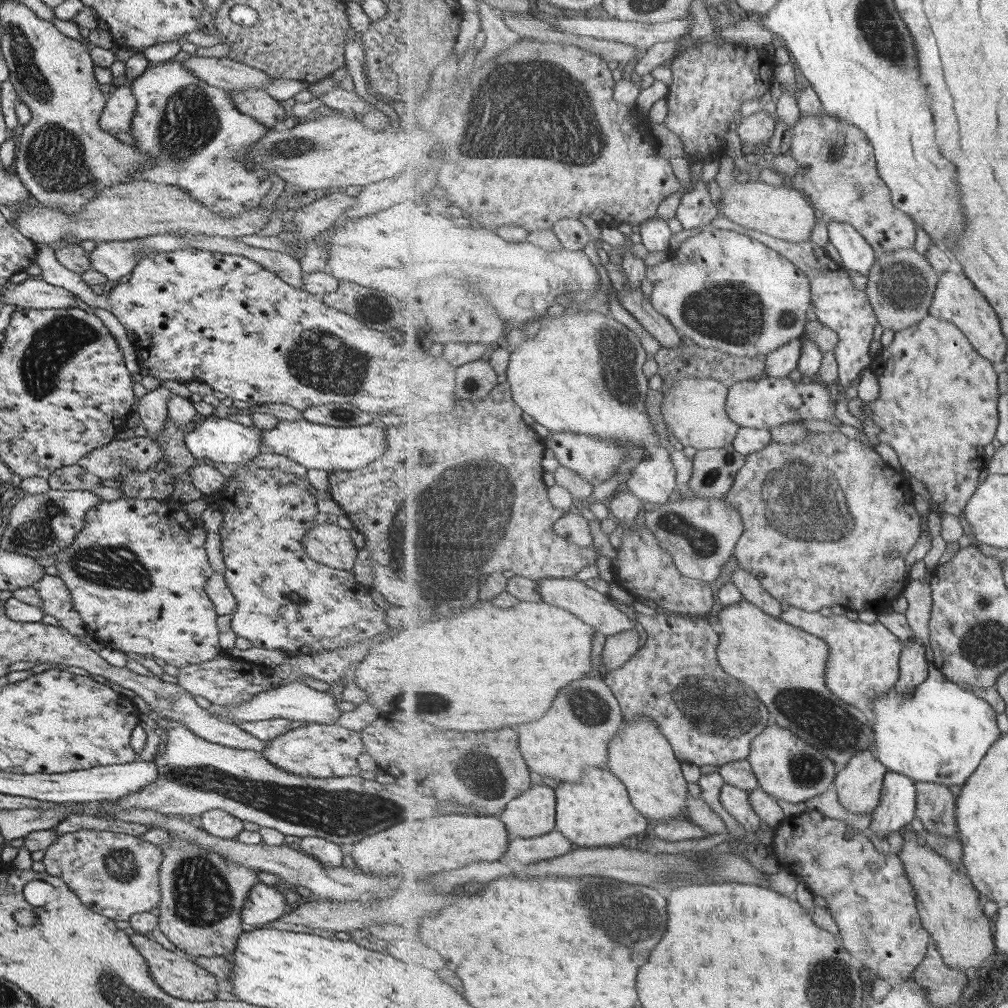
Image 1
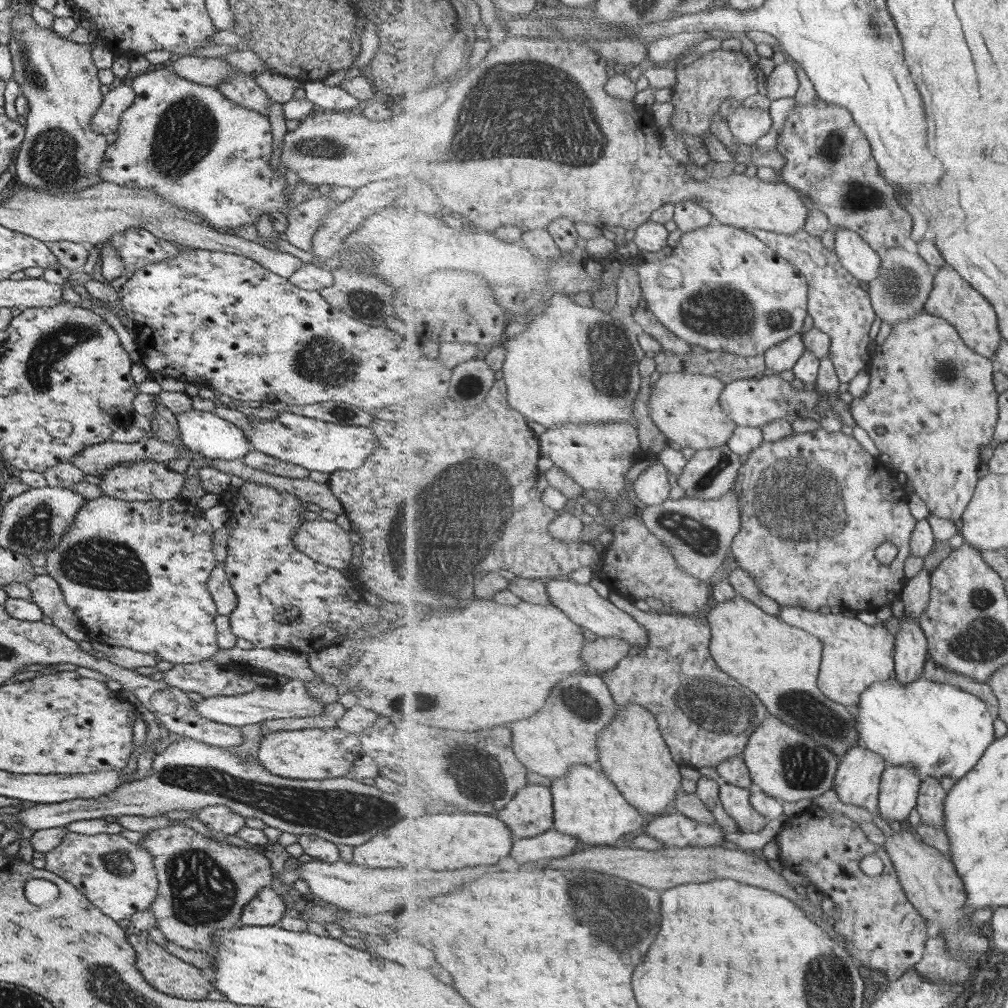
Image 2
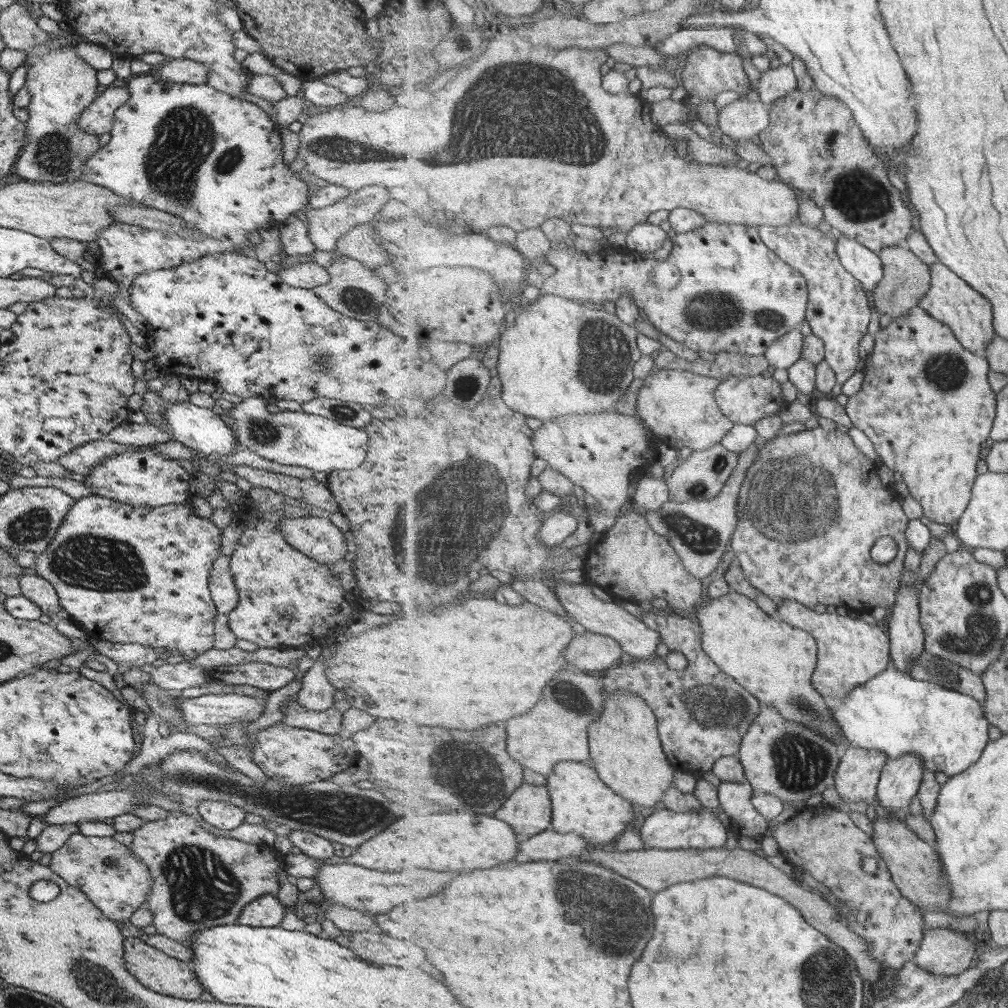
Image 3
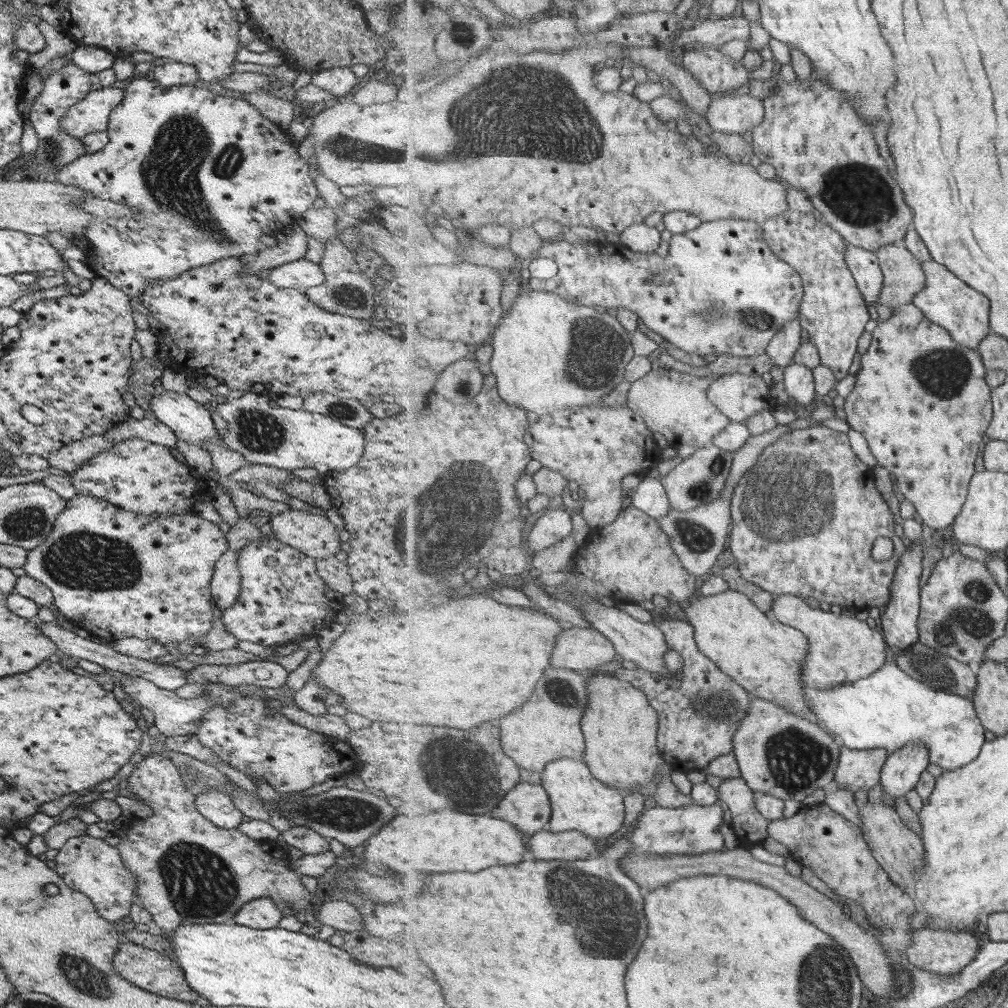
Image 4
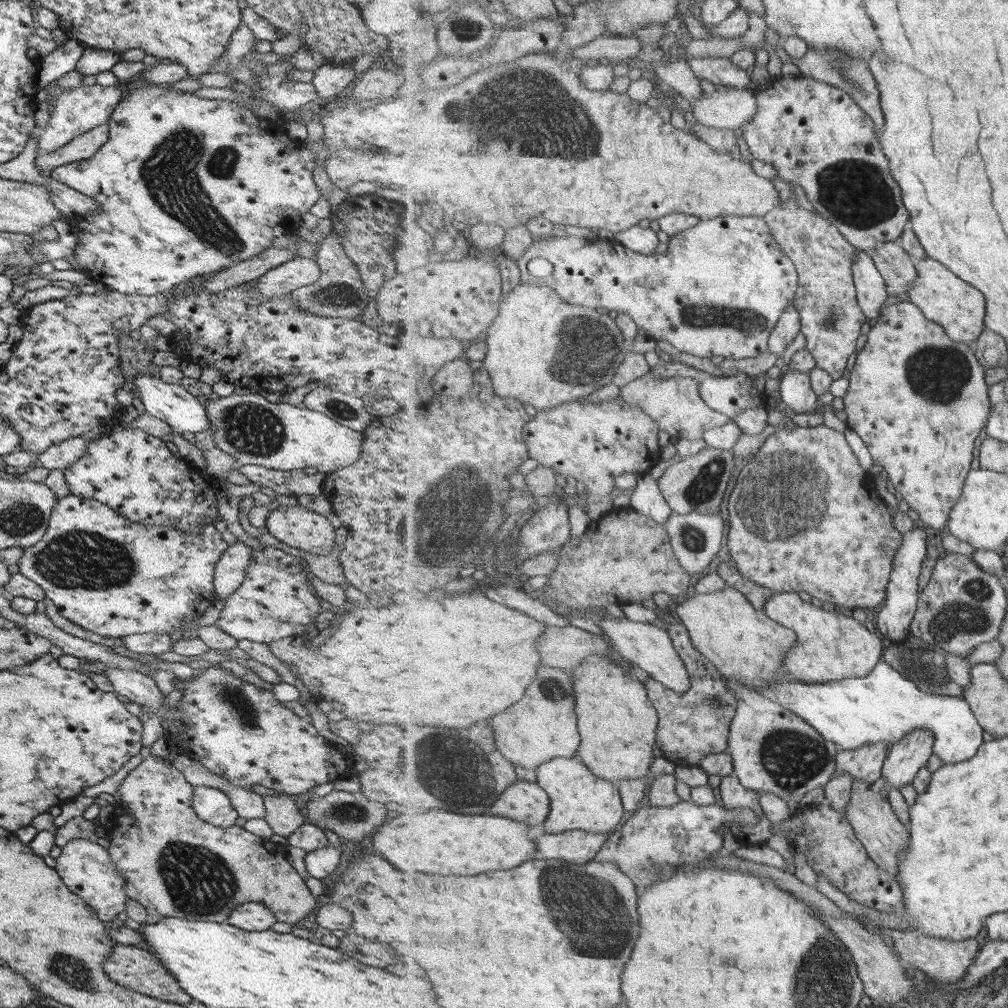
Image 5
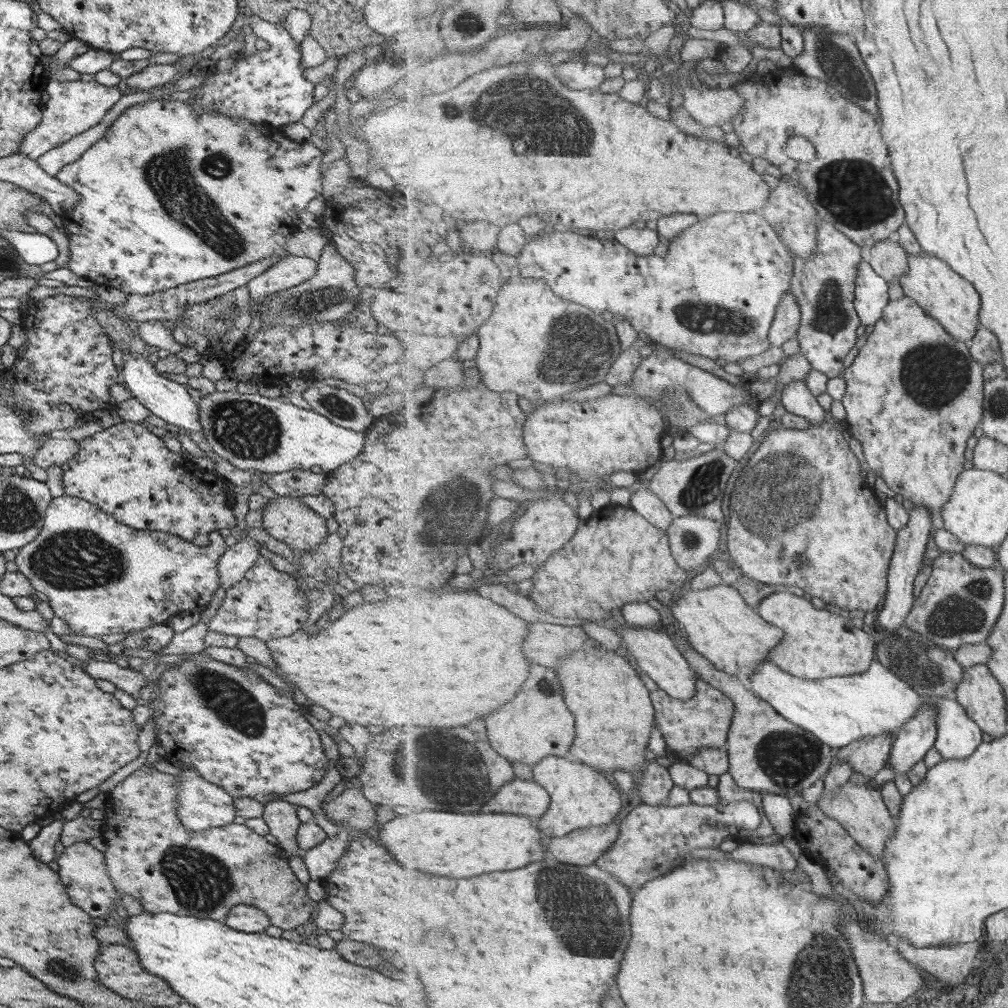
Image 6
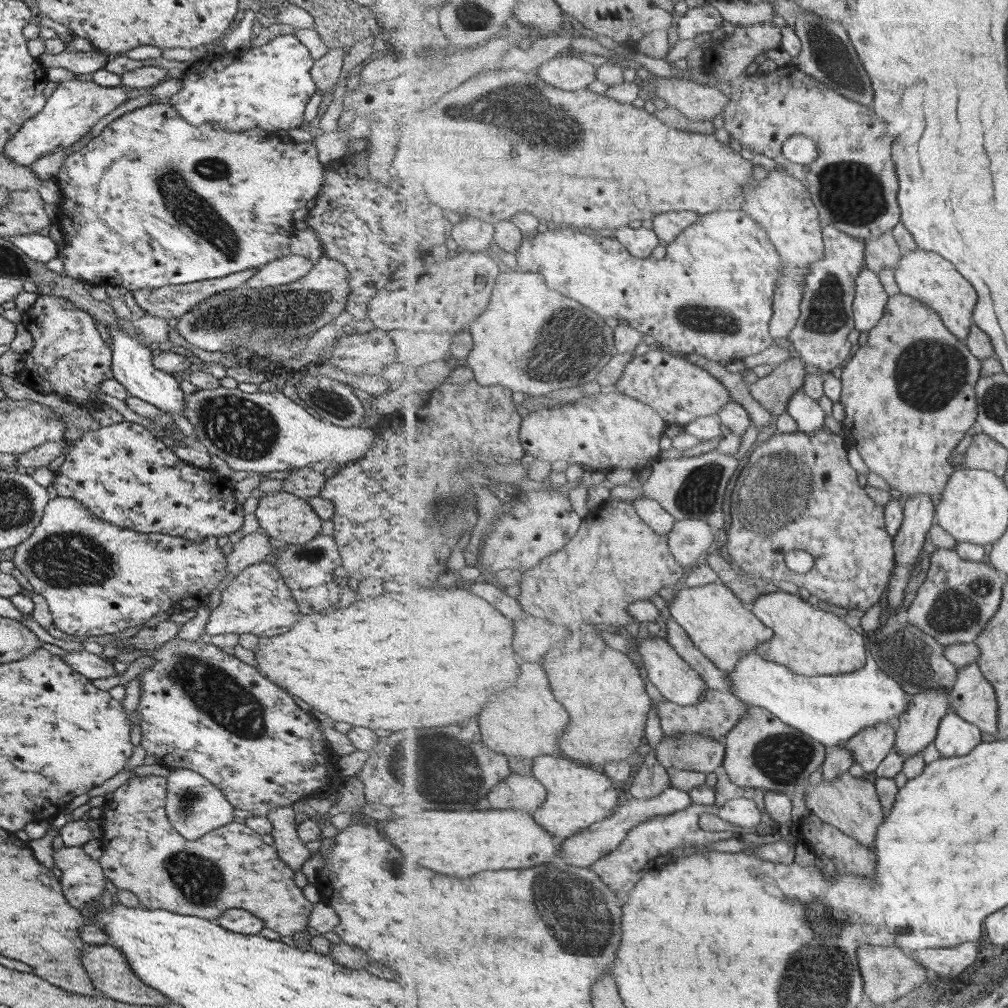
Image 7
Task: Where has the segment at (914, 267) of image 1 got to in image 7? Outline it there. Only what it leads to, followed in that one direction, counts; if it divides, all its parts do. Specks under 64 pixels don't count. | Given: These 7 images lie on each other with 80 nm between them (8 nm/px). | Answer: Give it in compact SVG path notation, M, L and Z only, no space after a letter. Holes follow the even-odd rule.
M891 232L866 242L866 267L881 272L883 268L895 270L901 263L901 248Z

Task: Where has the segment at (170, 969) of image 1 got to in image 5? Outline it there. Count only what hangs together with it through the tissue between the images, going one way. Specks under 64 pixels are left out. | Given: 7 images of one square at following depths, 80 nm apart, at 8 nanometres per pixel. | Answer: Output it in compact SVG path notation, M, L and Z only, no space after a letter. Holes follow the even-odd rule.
M115 944L109 957L103 961L105 974L126 989L137 991L138 993L150 996L151 998L161 999L161 1002L171 1002L173 1004L187 1006L192 998L178 985L175 978L159 966L159 960L155 954L147 952L145 949L135 948L135 946Z

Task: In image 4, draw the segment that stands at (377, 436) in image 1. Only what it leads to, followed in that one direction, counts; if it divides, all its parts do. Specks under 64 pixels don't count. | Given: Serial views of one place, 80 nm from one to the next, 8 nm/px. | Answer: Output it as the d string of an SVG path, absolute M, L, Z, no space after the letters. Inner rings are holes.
M247 392L237 399L215 400L212 410L227 422L227 430L223 429L219 432L221 444L225 448L242 454L243 460L249 464L265 464L265 467L275 467L285 471L313 468L317 473L328 474L330 471L349 469L359 462L364 451L364 440L360 429L349 428L319 413L296 410L296 407L294 410L281 404L278 407L271 407L268 403L269 397L260 393Z

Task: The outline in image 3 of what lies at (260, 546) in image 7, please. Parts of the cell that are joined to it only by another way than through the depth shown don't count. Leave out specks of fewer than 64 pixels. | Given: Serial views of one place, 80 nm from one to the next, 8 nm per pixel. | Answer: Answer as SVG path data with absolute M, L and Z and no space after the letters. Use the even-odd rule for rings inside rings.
M219 555L209 569L208 589L216 613L227 615L238 602L238 594L229 572L229 557Z

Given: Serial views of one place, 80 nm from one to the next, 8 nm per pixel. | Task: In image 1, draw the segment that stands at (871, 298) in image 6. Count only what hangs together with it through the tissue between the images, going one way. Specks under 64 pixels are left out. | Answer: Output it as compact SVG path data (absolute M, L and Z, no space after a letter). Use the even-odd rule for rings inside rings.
M828 220L830 242L839 252L843 266L869 276L870 268L877 264L877 251L852 224Z

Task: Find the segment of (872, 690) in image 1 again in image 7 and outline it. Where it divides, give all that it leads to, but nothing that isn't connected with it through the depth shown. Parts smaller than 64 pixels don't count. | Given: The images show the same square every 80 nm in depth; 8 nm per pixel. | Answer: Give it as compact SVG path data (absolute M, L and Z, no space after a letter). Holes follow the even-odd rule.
M781 590L765 594L755 601L752 611L776 632L772 640L760 644L757 653L771 662L788 666L797 674L833 676L861 670L867 664L867 638L870 635L859 634L837 614L819 610L799 595Z

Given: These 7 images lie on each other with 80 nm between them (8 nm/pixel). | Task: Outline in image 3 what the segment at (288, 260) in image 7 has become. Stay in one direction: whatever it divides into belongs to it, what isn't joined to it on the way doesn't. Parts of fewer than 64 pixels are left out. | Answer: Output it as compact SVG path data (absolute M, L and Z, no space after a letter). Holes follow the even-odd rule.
M313 261L289 264L289 267L279 270L277 275L281 282L307 290L329 282L329 275L325 269Z

